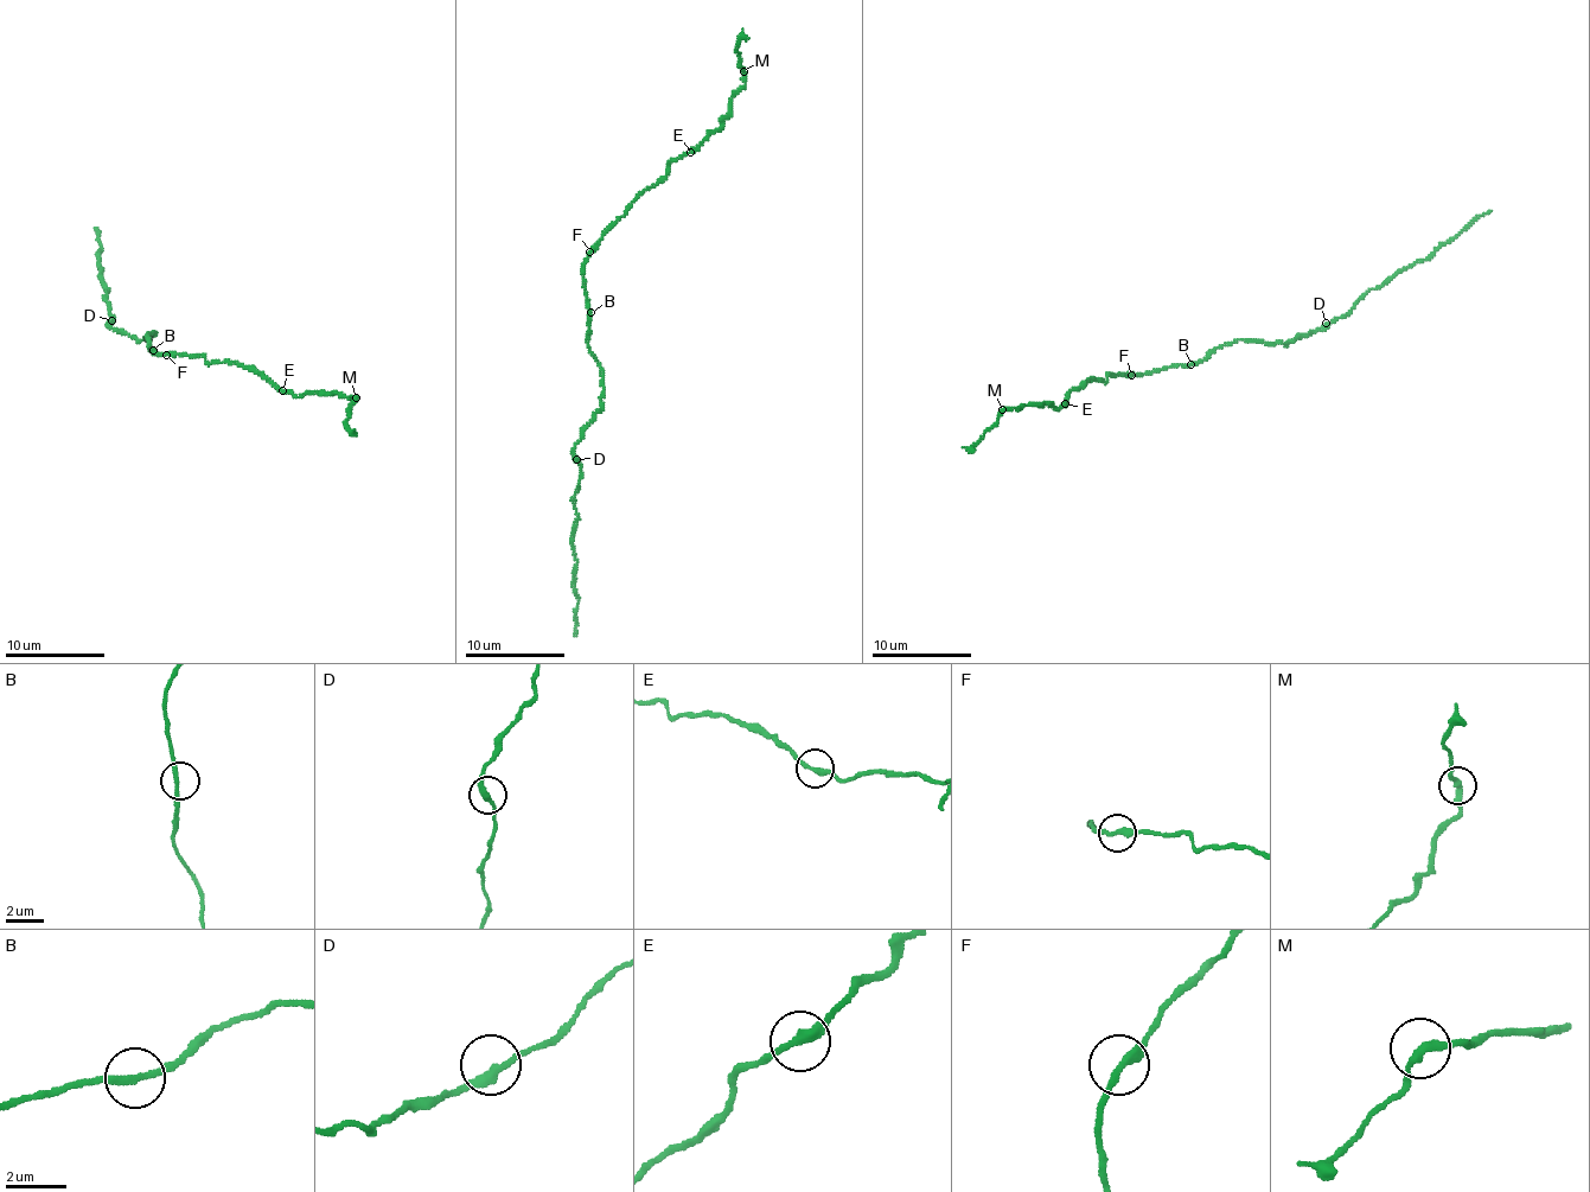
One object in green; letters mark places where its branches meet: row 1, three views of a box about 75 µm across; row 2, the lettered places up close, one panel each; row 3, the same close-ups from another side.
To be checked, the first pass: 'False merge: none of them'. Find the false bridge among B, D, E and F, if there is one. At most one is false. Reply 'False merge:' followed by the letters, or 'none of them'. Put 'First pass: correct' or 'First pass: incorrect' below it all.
False merge: none of them
First pass: correct

